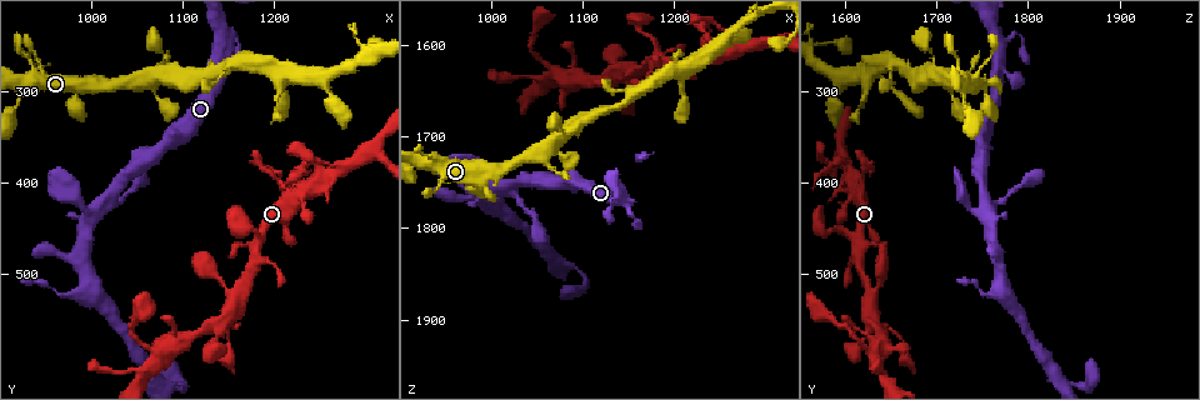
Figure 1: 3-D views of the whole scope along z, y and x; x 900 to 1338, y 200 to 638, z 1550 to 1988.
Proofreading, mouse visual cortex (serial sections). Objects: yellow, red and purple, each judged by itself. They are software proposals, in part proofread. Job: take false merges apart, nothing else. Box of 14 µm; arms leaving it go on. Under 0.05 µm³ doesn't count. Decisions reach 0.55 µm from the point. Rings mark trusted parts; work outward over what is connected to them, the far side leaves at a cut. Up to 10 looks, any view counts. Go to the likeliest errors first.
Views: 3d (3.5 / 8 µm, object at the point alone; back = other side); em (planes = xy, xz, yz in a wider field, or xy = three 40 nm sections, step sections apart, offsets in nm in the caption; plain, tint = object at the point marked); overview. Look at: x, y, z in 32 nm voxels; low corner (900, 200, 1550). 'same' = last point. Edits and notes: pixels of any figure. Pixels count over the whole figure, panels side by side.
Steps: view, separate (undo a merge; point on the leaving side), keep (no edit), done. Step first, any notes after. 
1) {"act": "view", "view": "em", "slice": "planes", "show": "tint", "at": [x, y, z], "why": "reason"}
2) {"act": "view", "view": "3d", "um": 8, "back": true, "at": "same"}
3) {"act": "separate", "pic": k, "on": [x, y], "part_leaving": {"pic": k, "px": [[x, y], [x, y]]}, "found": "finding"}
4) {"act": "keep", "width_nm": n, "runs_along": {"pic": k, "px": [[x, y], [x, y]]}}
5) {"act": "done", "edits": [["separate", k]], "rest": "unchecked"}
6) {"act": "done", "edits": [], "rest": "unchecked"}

{"act": "view", "view": "3d", "um": 3.5, "at": [1130, 290, 1645], "why": "thick turns thin"}

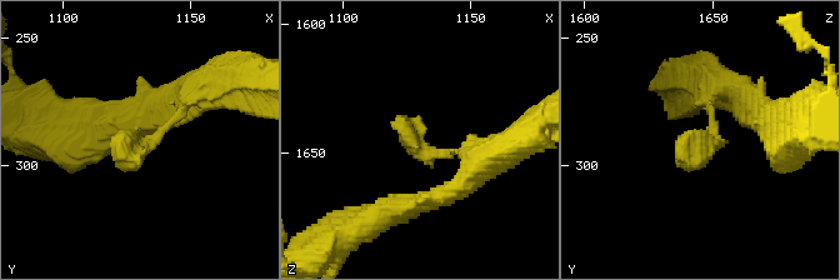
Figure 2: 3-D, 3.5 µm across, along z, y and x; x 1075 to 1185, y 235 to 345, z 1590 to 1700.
{"act": "view", "view": "em", "slice": "planes", "show": "tint", "at": [1132, 293, 1649], "why": "need the tissue"}

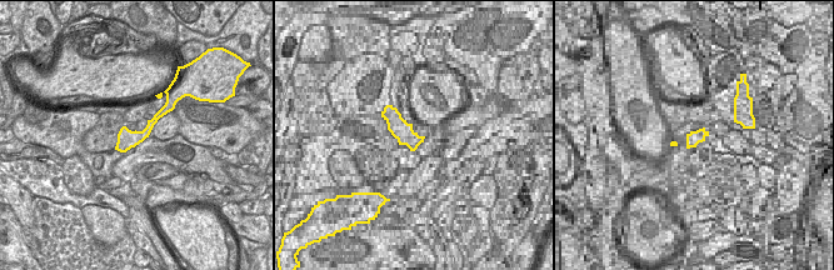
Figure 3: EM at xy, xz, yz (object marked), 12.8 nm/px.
{"act": "keep", "runs_along": {"pic": 2, "px": [[201, 88], [121, 130]]}, "found": "one cell here"}

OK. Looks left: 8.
{"act": "view", "view": "3d", "um": 8, "at": [1000, 510, 1770], "why": "branch point"}

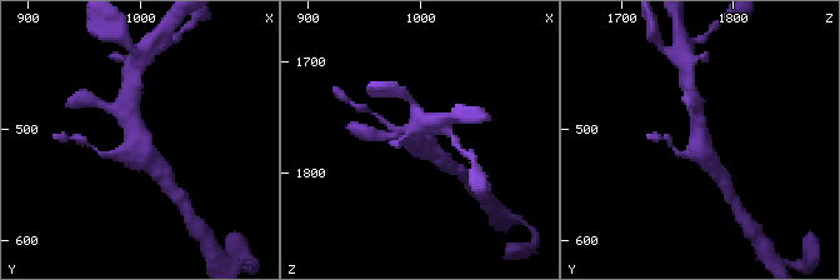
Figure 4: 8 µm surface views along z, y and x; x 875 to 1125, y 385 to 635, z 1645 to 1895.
{"act": "view", "view": "3d", "um": 3.5, "back": true, "at": [1000, 506, 1772]}

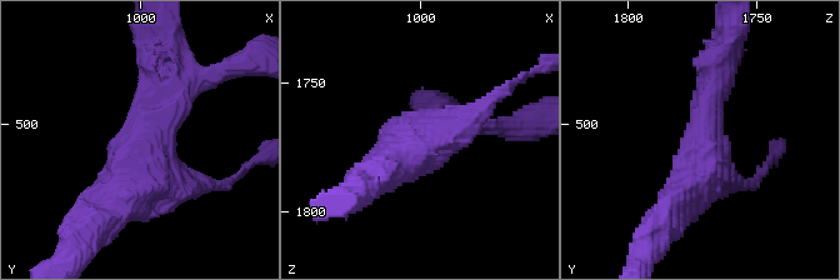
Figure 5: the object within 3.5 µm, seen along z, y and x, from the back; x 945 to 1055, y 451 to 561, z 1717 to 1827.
{"act": "view", "view": "em", "slice": "xy", "step": 2, "show": "tint", "at": [998, 507, 1771], "arms": 3, "arm_widths_nm": [200, 400, 450], "why": "need the tissue"}

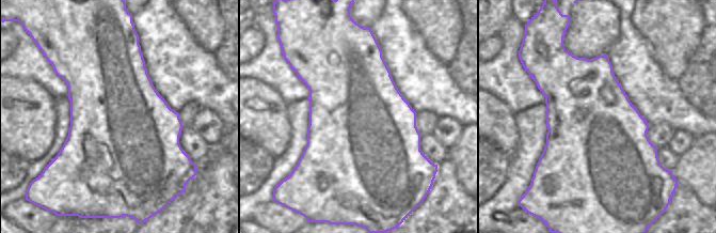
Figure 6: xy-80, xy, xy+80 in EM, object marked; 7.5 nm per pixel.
{"act": "keep", "runs_along": {"pic": 5, "px": [[159, 88], [133, 188], [94, 226]]}, "found": "all the same cell"}

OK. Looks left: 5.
{"act": "view", "view": "3d", "um": 3.5, "at": [1155, 525, 1625], "why": "thick turns thin"}

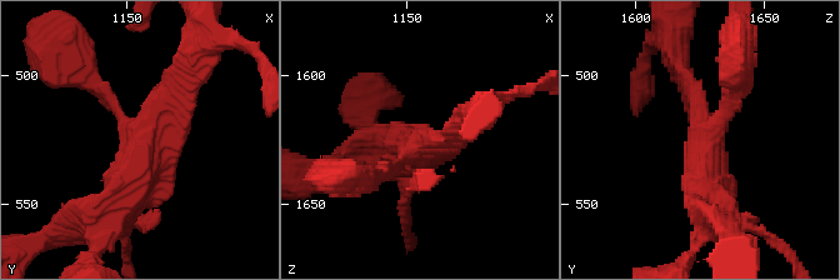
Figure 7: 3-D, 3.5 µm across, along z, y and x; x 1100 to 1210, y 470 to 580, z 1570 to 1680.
{"act": "view", "view": "em", "slice": "xy", "step": 3, "show": "tint", "at": [1156, 523, 1626], "arms": 3, "arm_widths_nm": [150, 250, 500], "why": "now the EM"}

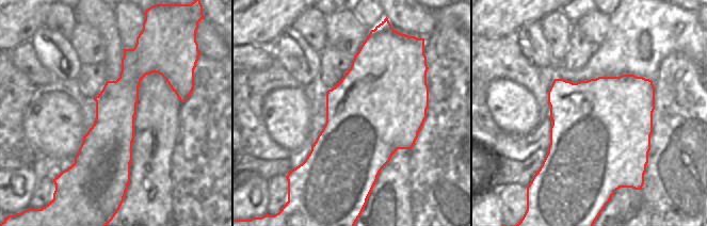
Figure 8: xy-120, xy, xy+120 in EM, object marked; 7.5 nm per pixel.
{"act": "keep", "runs_along": {"pic": 8, "px": [[138, 47], [115, 108], [112, 180]]}, "found": "continuous, no second cell"}

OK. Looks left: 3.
{"act": "view", "view": "3d", "um": 3.5, "at": [1030, 610, 1630], "why": "thin neck"}

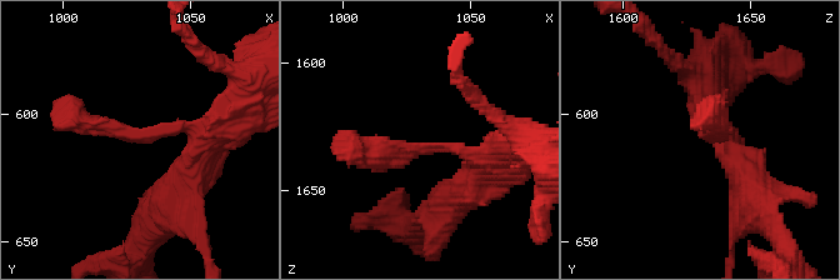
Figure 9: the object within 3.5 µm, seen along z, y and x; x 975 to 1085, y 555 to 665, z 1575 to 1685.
{"act": "view", "view": "em", "slice": "xy", "step": 5, "show": "tint", "at": [1033, 609, 1635]}

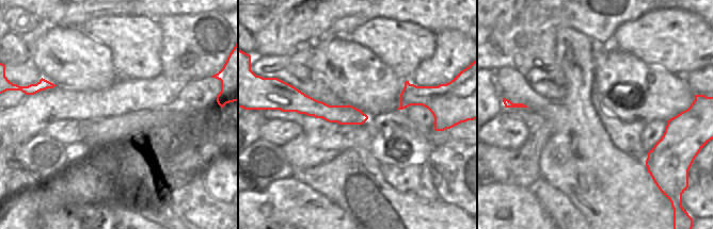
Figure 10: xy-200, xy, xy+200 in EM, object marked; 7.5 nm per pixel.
{"act": "keep", "width_nm": 140, "runs_along": {"pic": 10, "px": [[287, 105], [309, 105], [364, 117]]}, "found": "all the same cell"}

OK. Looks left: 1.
{"act": "done", "edits": [], "rest": "unchecked"}

